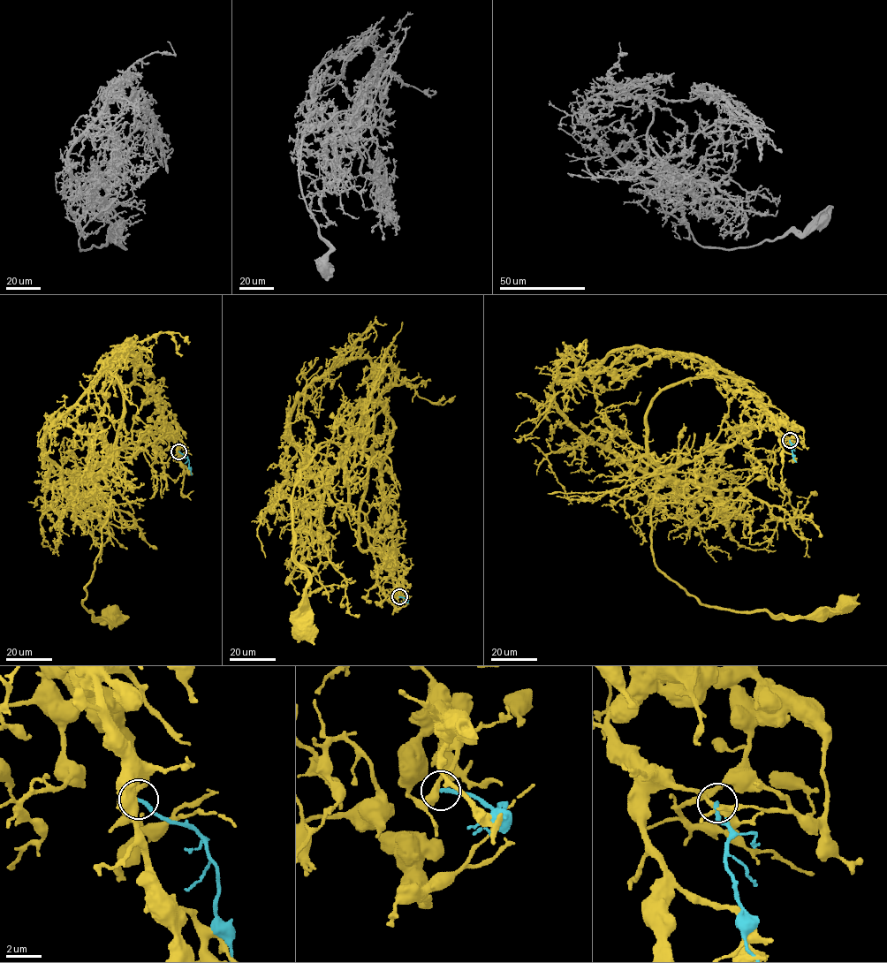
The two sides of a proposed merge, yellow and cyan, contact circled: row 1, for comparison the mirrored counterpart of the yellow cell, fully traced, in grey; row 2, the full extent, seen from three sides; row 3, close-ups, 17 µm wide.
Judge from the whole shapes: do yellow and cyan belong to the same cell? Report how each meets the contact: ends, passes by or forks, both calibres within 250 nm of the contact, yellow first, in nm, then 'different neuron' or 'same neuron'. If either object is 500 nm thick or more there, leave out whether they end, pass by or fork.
yellow passes by | cyan ends | 360/240 nm | different neuron

